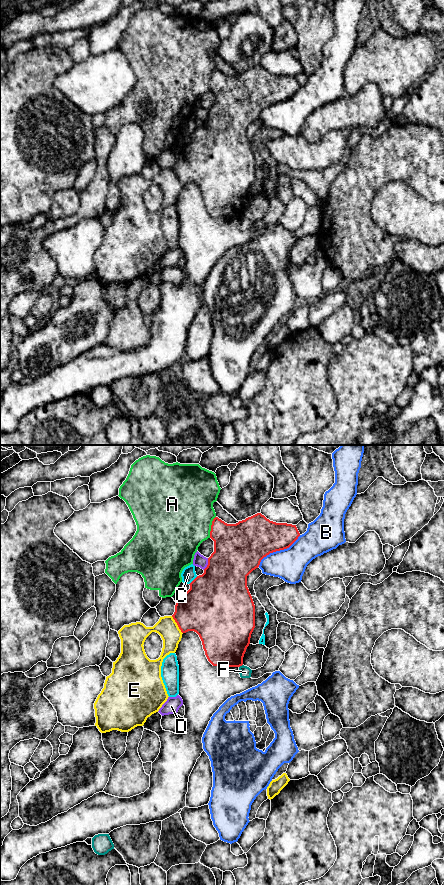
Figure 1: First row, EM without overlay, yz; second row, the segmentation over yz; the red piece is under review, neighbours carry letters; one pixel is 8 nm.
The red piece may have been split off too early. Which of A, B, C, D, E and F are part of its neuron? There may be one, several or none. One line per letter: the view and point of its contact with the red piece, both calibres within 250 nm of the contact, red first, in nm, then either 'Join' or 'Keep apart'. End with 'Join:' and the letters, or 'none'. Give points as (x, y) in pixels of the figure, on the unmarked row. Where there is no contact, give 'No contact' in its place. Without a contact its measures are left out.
A: Touches red at yz (211, 79). Thickness 360 nm (red) against 480 nm. Keep apart
B: Touches red at yz (277, 102). Thickness 360 nm (red) against 260 nm. Keep apart
C: Touches red at yz (193, 132). Thickness 480 nm (red) against 120 nm. Keep apart
D: Touches red at yz (208, 116). Thickness 420 nm (red) against 100 nm. Keep apart
E: Touches red at yz (177, 176). Thickness 400 nm (red) against 170 nm. Keep apart
F: Touches red at yz (240, 217). Thickness 380 nm (red) against 100 nm. Keep apart
Join: none

